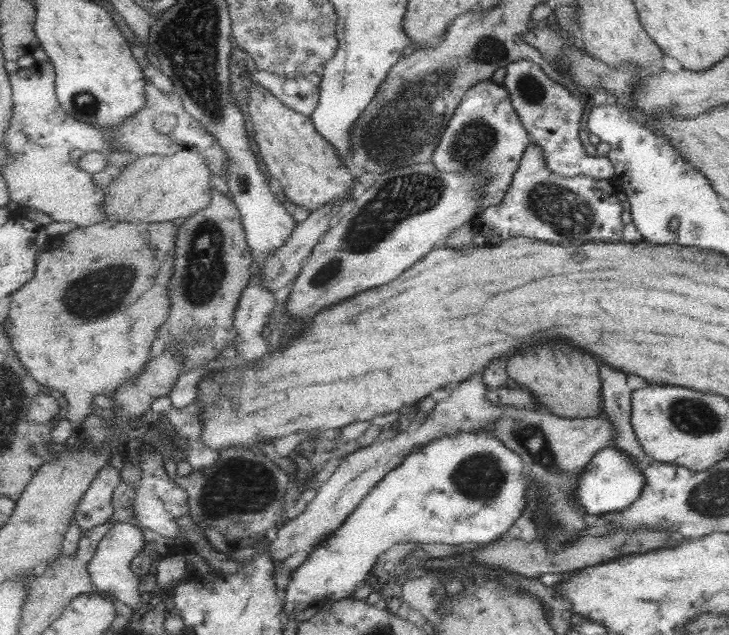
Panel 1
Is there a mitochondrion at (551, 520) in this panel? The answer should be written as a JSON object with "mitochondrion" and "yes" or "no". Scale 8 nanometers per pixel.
{"mitochondrion":"yes"}

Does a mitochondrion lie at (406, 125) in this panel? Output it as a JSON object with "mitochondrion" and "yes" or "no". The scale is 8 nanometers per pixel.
{"mitochondrion":"yes"}

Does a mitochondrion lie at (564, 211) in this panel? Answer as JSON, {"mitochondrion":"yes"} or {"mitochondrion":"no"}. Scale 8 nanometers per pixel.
{"mitochondrion":"yes"}

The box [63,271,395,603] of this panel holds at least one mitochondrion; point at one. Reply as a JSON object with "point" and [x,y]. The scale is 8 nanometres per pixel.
{"point":[215,500]}

